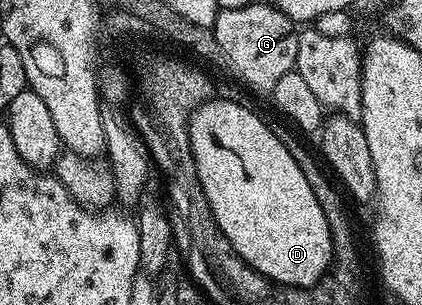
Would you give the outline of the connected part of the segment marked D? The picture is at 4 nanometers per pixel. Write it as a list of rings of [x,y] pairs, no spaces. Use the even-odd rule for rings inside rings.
[[[213,98],[205,102],[205,104],[201,104],[189,116],[188,137],[190,138],[190,146],[192,147],[192,154],[194,156],[194,166],[198,170],[198,182],[206,194],[206,202],[214,214],[214,222],[218,222],[222,234],[226,234],[226,238],[230,242],[232,249],[252,269],[264,275],[266,279],[273,280],[276,283],[285,283],[286,286],[290,287],[314,287],[319,283],[333,263],[332,231],[326,220],[326,214],[322,212],[322,208],[318,204],[318,199],[315,198],[315,194],[311,190],[309,183],[306,182],[306,176],[302,172],[301,167],[294,160],[290,151],[286,150],[286,146],[279,140],[273,125],[271,123],[267,124],[258,113],[251,112],[246,105],[239,104],[236,100],[219,100],[219,98]]]

